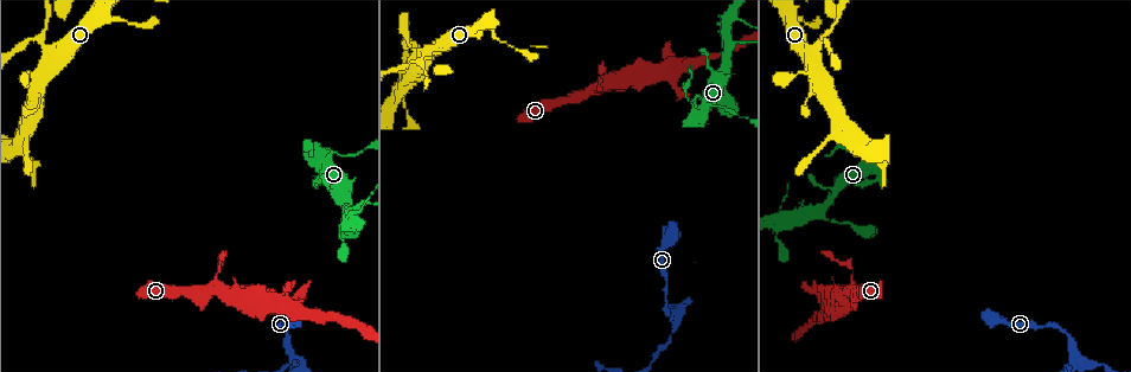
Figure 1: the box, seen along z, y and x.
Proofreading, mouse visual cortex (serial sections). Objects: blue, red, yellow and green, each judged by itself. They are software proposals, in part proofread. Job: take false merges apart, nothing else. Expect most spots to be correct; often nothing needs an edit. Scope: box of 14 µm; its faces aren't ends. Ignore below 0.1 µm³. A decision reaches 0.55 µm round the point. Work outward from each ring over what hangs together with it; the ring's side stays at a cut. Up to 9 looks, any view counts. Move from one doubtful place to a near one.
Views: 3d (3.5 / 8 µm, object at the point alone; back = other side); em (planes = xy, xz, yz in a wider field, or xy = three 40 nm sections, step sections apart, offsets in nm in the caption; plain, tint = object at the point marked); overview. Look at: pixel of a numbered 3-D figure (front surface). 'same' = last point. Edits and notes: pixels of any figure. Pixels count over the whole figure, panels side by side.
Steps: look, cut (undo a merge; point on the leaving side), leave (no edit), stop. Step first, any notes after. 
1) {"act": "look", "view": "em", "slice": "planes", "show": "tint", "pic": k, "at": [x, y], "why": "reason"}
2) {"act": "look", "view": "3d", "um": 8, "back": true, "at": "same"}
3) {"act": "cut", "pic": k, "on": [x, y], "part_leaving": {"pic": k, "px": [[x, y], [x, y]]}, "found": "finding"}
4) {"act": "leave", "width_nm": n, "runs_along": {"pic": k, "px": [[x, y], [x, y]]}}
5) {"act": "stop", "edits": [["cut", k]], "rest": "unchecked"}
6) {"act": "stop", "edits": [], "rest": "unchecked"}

{"act": "look", "view": "3d", "um": 8, "pic": 1, "at": [821, 40], "why": "three arms meet"}

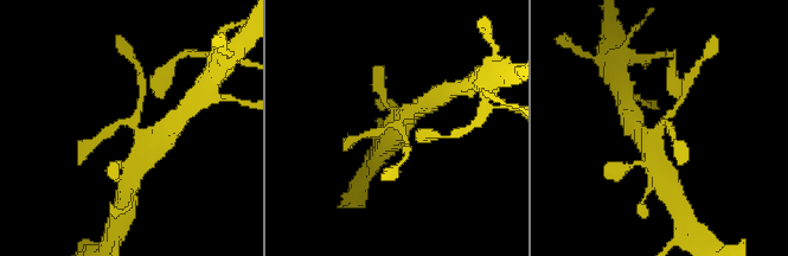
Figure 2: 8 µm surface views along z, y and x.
{"act": "look", "view": "3d", "um": 3.5, "pic": 2, "at": [662, 125]}

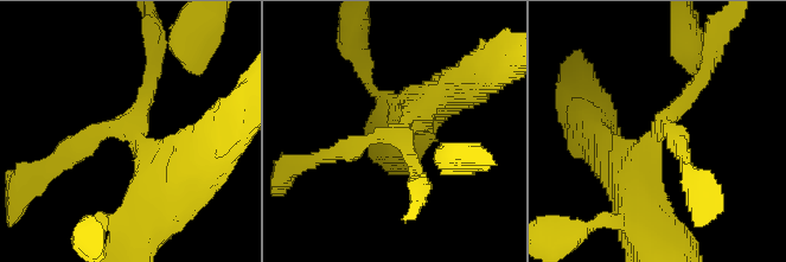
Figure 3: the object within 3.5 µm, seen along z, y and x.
{"act": "look", "view": "em", "slice": "xy", "step": 2, "show": "tint", "pic": 3, "at": [657, 132], "arms": 3, "arm_widths_nm": [200, 250, 450], "why": "need the tissue"}

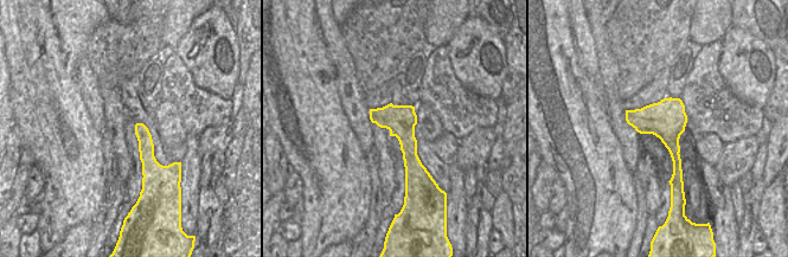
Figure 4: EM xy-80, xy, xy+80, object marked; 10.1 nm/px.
{"act": "leave", "width_nm": 320, "runs_along": {"pic": 4, "px": [[139, 126], [145, 139], [147, 173]]}, "found": "all the same cell"}

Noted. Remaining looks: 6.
{"act": "look", "view": "3d", "um": 3.5, "pic": 1, "at": [273, 305]}

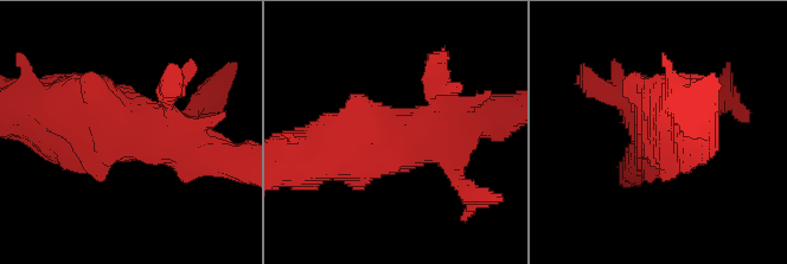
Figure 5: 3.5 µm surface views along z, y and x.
{"act": "leave", "found": "all the same cell"}

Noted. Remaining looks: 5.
{"act": "look", "view": "3d", "um": 3.5, "pic": 1, "at": [320, 155], "why": "thick turns thin"}

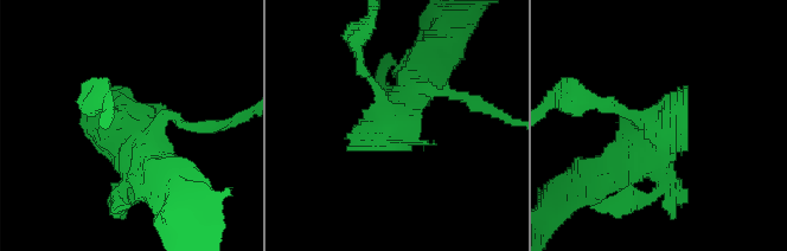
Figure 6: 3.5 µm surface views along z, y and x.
{"act": "look", "view": "em", "slice": "xy", "step": 5, "show": "tint", "pic": 6, "at": [124, 124], "why": "now the EM"}

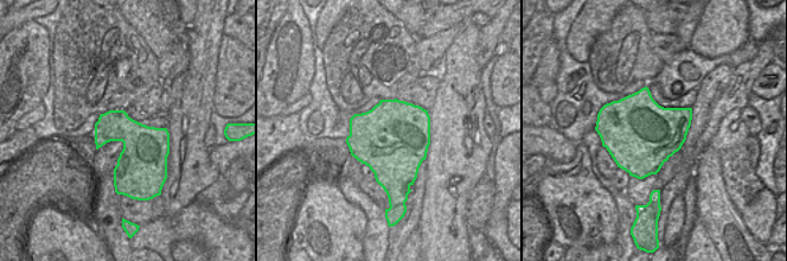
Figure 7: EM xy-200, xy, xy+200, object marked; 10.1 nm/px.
{"act": "leave", "runs_along": {"pic": 6, "px": [[153, 168], [95, 102]]}, "found": "continuous, no second cell"}

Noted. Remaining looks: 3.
{"act": "look", "view": "3d", "um": 8, "pic": 1, "at": [359, 204], "why": "thick turns thin"}

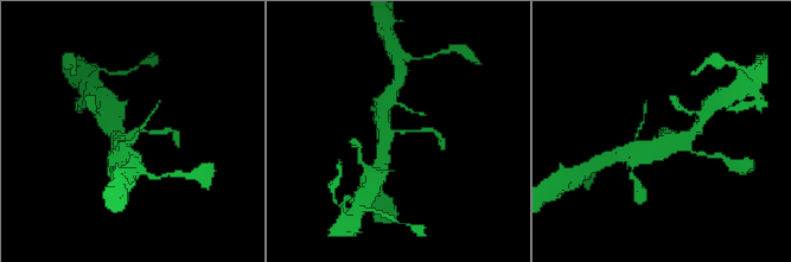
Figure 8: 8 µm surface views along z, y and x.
{"act": "look", "view": "3d", "um": 3.5, "pic": 8, "at": [401, 132]}

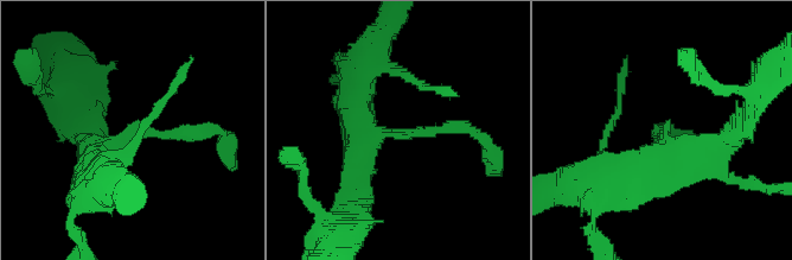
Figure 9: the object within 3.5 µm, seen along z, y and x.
{"act": "look", "view": "em", "slice": "xy", "step": 5, "show": "tint", "pic": 9, "at": [392, 132]}

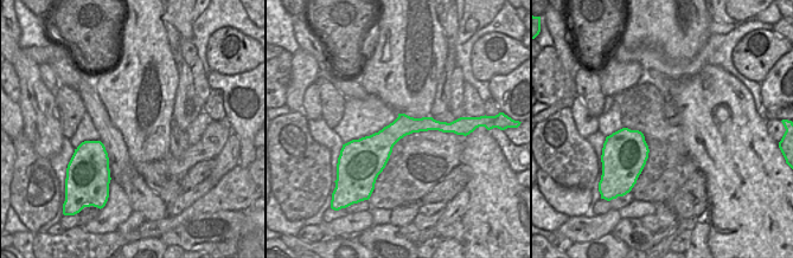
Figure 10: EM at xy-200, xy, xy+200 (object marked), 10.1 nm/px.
{"act": "leave", "runs_along": {"pic": 9, "px": [[358, 172], [362, 139], [441, 127]]}, "found": "all the same cell"}

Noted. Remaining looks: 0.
{"act": "stop", "edits": [], "rest": "unchecked"}

